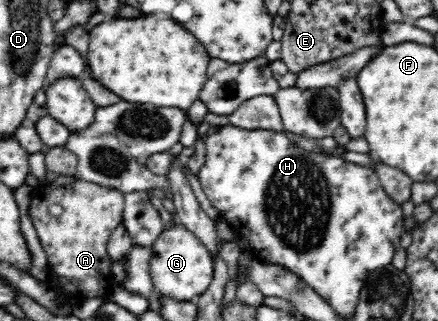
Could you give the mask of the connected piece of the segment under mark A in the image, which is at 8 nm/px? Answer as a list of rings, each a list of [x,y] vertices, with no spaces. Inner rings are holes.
[[[77,178],[69,186],[34,187],[29,209],[48,266],[58,276],[56,290],[64,290],[78,301],[105,299],[112,284],[107,242],[113,230],[123,224],[124,193]],[[54,204],[62,208],[58,218],[50,214],[50,206]]]

